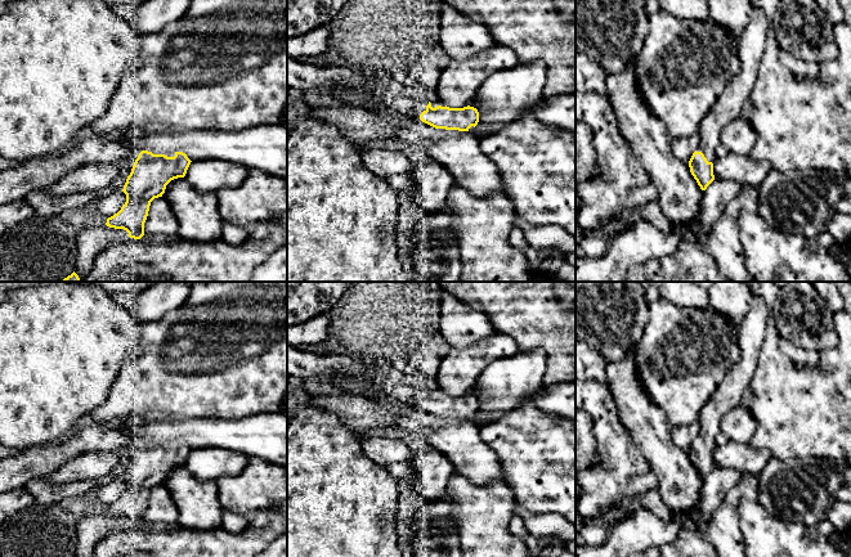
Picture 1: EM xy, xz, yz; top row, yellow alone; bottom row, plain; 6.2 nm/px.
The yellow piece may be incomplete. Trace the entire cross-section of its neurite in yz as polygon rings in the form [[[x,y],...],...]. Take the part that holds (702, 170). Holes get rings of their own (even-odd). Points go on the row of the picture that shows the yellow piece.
[[[752,5],[749,21],[739,39],[740,69],[702,120],[699,147],[689,161],[690,172],[702,190],[715,180],[713,162],[722,129],[740,118],[743,105],[753,90],[769,31],[770,22],[765,12]]]

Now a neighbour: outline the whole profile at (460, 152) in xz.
[[[348,87],[328,90],[335,100],[373,112],[397,113],[402,126],[389,139],[416,145],[429,142],[427,154],[442,163],[454,178],[475,196],[505,193],[497,166],[480,152],[480,139],[470,131],[435,129],[416,117],[408,117],[386,105],[376,94]]]

